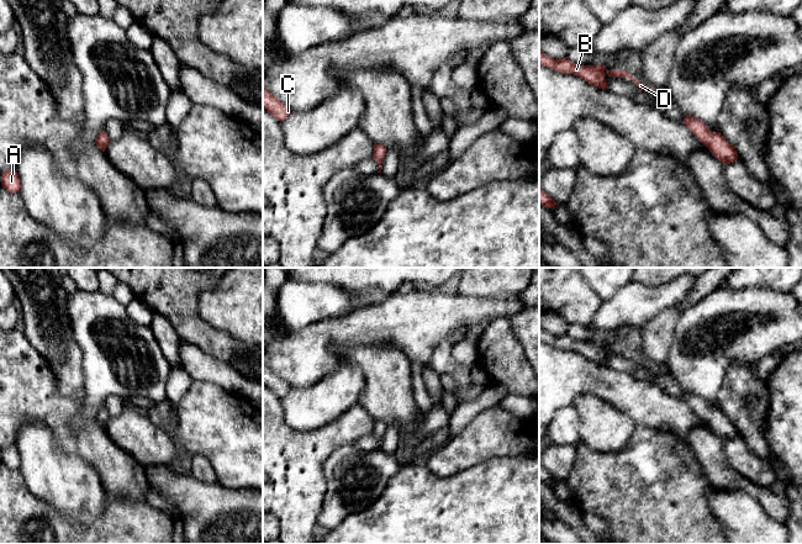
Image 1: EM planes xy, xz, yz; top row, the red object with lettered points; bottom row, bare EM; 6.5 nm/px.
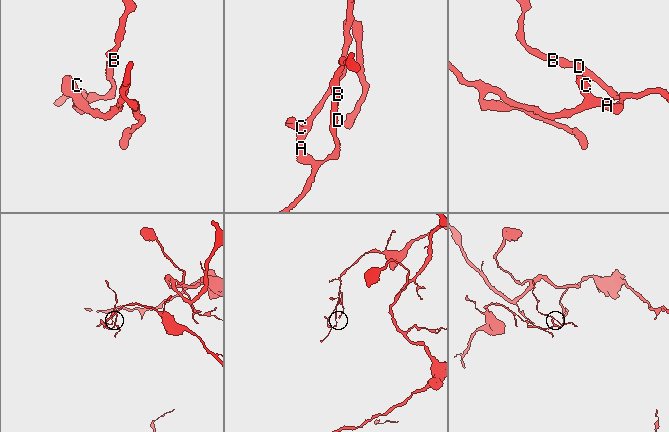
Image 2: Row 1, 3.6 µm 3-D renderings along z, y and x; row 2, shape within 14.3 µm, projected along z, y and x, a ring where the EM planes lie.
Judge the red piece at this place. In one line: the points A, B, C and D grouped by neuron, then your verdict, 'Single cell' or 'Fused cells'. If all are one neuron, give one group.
Groups: A C / B D. Fused cells

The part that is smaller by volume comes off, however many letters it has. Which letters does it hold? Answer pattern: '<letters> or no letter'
B, D

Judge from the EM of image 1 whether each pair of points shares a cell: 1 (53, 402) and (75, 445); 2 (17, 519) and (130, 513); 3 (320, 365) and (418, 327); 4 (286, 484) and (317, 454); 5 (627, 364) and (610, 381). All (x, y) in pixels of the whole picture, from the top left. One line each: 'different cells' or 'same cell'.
1: same cell
2: same cell
3: same cell
4: same cell
5: different cells

